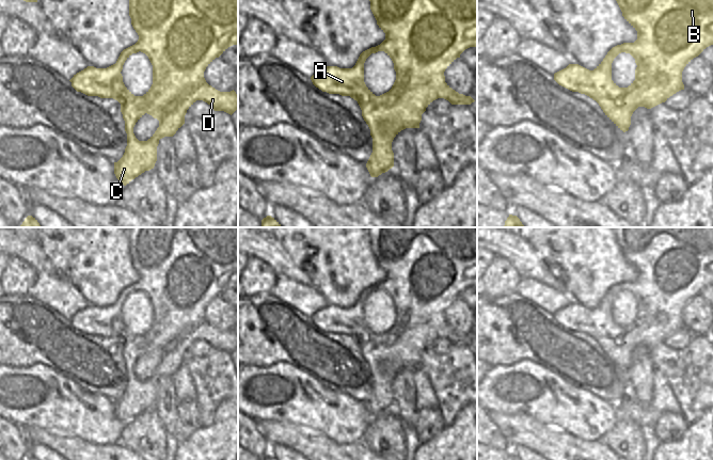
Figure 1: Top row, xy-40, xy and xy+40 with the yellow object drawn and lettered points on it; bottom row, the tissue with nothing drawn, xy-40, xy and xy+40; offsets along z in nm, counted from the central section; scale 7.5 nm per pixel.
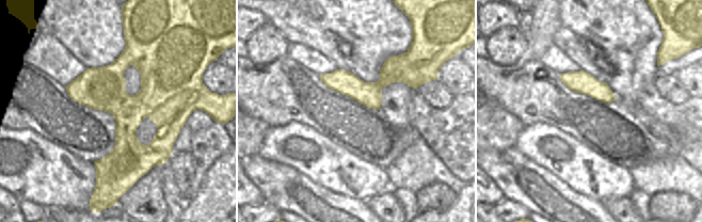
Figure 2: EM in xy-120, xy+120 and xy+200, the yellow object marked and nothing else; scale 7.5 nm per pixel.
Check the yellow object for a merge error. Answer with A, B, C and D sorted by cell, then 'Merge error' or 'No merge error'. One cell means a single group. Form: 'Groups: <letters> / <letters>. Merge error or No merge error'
Groups: A B C D. No merge error

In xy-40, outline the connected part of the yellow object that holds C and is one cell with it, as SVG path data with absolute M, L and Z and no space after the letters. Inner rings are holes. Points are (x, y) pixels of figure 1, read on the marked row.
M129 0L129 16L139 35L138 42L124 49L115 64L107 68L88 66L69 80L77 92L113 98L121 104L127 146L123 157L114 162L114 174L124 186L154 169L159 140L176 133L185 124L187 110L196 100L231 115L238 109L238 94L234 90L220 92L204 78L206 67L228 47L238 44L238 0ZM139 51L145 53L153 65L153 84L143 96L134 96L125 86L121 74L125 61ZM145 113L157 118L159 127L147 141L139 141L133 127Z

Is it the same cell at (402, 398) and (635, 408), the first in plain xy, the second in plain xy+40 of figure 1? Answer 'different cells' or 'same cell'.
different cells

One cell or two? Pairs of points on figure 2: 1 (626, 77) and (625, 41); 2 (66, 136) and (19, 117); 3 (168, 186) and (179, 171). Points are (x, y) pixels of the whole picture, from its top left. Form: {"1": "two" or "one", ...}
{"1": "one", "2": "one", "3": "two"}

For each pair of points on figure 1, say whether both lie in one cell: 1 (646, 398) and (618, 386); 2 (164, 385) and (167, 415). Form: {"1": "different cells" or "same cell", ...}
{"1": "different cells", "2": "same cell"}

